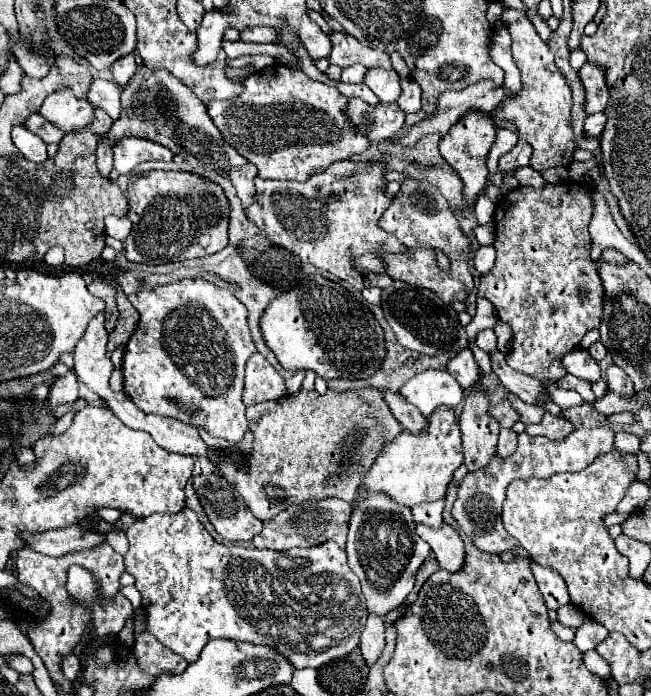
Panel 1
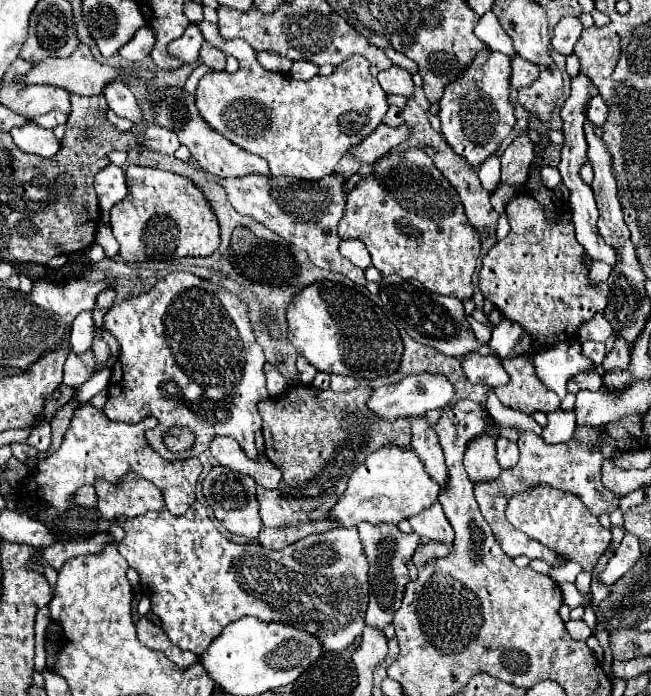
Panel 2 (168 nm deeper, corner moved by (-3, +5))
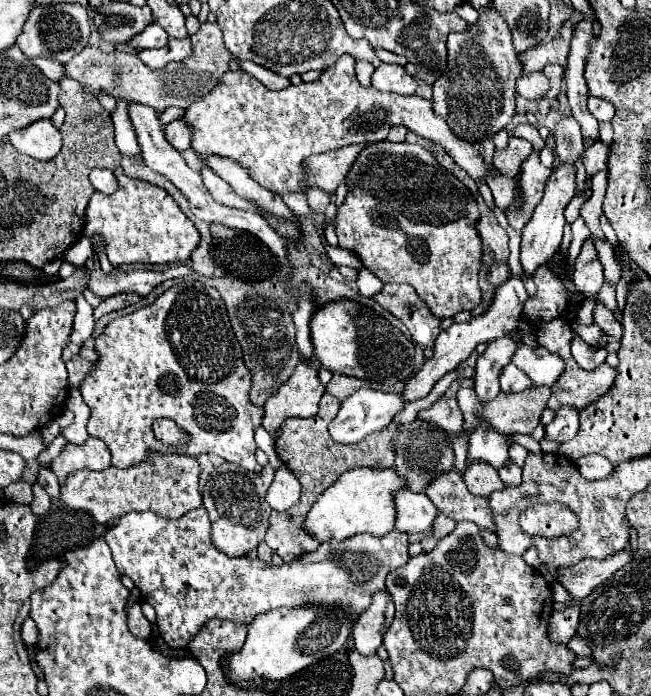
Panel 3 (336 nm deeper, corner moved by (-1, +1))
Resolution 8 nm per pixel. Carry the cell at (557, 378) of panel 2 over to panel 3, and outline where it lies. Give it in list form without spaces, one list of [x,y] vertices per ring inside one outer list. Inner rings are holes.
[[[520,344],[520,348],[516,350],[512,364],[516,364],[536,386],[548,388],[560,378],[566,368],[564,360],[558,354],[552,354],[542,346],[528,348],[524,344]]]

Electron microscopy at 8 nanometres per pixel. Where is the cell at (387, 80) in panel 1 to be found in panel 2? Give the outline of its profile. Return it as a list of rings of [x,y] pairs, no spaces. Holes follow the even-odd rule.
[[[392,66],[384,72],[378,74],[378,82],[382,86],[382,90],[386,94],[404,94],[404,96],[412,96],[414,84],[412,84],[412,74],[406,72],[404,68]]]

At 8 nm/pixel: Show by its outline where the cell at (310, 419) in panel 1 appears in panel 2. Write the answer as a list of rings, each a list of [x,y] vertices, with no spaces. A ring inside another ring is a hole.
[[[292,386],[290,404],[282,402],[284,396],[258,404],[264,420],[262,430],[268,460],[282,472],[282,486],[276,490],[258,486],[260,516],[264,526],[282,528],[290,524],[326,520],[328,510],[346,490],[350,472],[354,472],[354,468],[358,468],[358,464],[362,464],[370,452],[376,452],[386,444],[396,444],[398,448],[410,446],[410,422],[378,422],[364,410],[364,402],[370,398],[370,394],[370,388],[334,392],[330,388],[318,390],[314,386]],[[346,412],[356,412],[360,416],[352,430],[340,428],[340,418]]]

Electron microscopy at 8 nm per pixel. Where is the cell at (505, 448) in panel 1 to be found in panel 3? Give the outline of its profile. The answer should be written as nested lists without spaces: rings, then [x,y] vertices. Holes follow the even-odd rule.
[[[508,462],[506,466],[502,466],[502,468],[498,470],[498,474],[500,474],[500,478],[502,478],[502,482],[504,482],[506,486],[508,486],[508,484],[516,486],[516,484],[520,484],[522,468],[520,468],[520,466],[516,466],[514,462]]]

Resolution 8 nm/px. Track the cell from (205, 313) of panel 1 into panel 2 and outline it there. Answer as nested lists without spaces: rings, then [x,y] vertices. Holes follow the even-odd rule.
[[[172,272],[158,280],[150,292],[122,300],[110,308],[104,316],[104,328],[120,344],[120,354],[112,366],[108,384],[108,402],[104,406],[104,414],[110,420],[138,424],[148,416],[156,416],[160,426],[146,434],[146,442],[168,462],[200,456],[208,450],[214,436],[230,436],[240,444],[250,460],[258,458],[254,446],[254,434],[262,428],[258,404],[262,400],[270,400],[270,394],[266,390],[264,352],[254,338],[242,300],[210,280],[202,280],[190,272]],[[174,424],[194,430],[196,444],[192,448],[184,452],[172,452],[164,446],[162,432]]]

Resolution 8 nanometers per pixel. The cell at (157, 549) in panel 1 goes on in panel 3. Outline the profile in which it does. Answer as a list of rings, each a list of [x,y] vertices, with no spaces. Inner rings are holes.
[[[196,508],[180,516],[178,520],[160,518],[154,512],[128,512],[120,518],[120,522],[110,528],[104,536],[108,542],[116,568],[134,580],[136,588],[142,592],[142,598],[154,606],[156,624],[164,642],[170,648],[186,648],[188,642],[200,632],[200,628],[208,620],[232,620],[238,624],[250,624],[256,614],[276,610],[280,606],[340,606],[348,608],[348,614],[360,614],[368,608],[372,594],[378,588],[384,588],[384,578],[394,568],[400,568],[408,562],[408,534],[400,530],[392,530],[382,538],[370,534],[356,534],[346,540],[328,540],[322,542],[318,550],[306,552],[292,562],[284,562],[282,566],[264,564],[260,558],[230,558],[220,552],[210,534],[210,520],[204,508]]]

